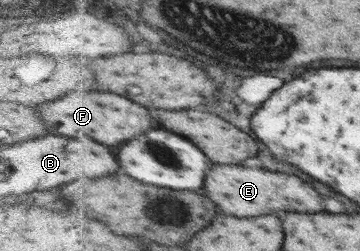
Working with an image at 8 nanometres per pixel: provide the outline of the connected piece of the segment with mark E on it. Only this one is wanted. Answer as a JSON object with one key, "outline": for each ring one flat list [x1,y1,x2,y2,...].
{"outline":[[215,165,209,171,207,179,207,193,209,197,229,215,237,217,255,217,255,215,277,215,279,211,303,211,303,213,317,213,323,211,321,195,307,183,301,183,299,177,291,177,285,173,273,173,267,169,249,169,237,165]]}

